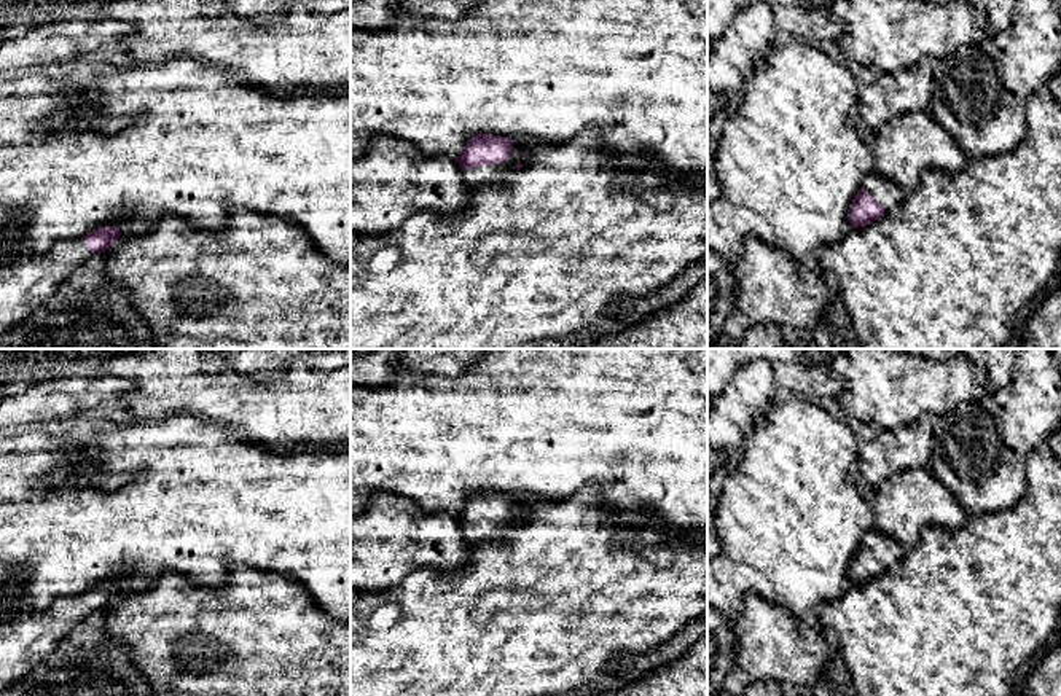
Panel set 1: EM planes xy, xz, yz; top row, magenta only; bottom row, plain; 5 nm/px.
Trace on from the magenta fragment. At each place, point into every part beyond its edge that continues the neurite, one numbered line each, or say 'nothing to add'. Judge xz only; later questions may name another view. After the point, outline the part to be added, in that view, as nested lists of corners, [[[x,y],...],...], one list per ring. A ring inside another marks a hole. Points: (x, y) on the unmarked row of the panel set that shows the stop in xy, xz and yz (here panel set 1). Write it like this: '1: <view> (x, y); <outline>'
1: xz (473, 534); [[[513,502],[510,516],[495,522],[484,522],[476,526],[464,526],[464,537],[468,543],[475,545],[484,540],[502,537],[513,527],[513,514],[519,510],[519,503]]]

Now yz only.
1: yz (888, 551); [[[871,529],[863,537],[862,545],[884,565],[884,570],[894,569],[905,553],[895,540],[883,535],[876,529]]]

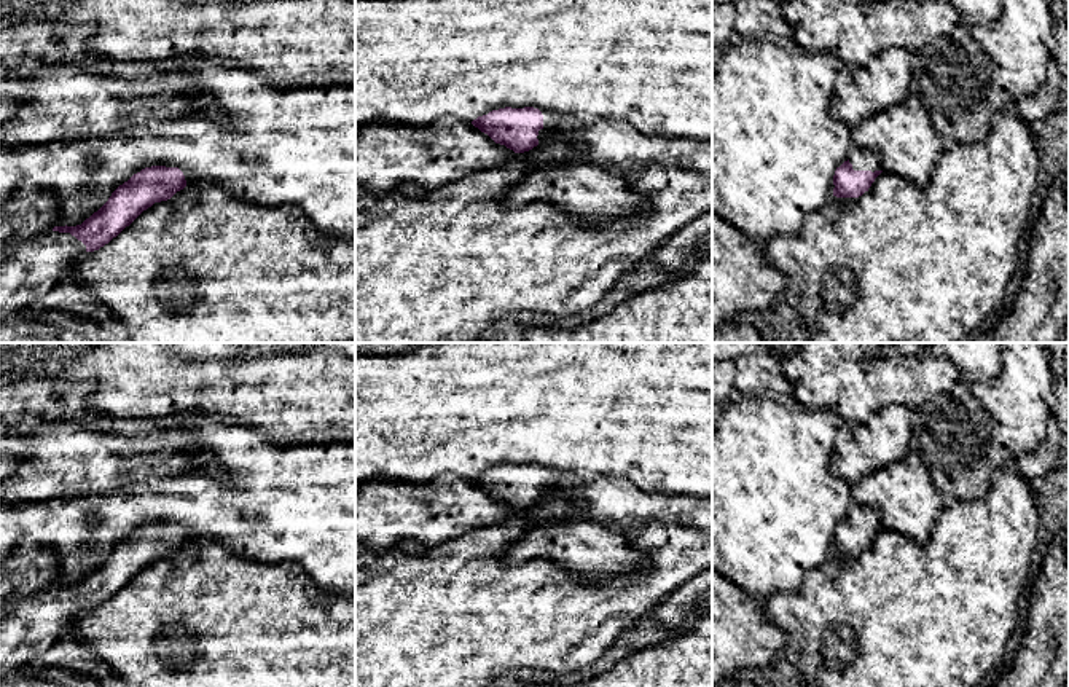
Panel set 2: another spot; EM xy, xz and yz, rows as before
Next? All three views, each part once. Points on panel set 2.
1: xy (39, 622); [[[46,588],[24,599],[0,620],[0,681],[46,654],[72,634],[75,617],[86,603],[70,590]]]
2: yz (862, 517); [[[856,504],[849,512],[849,520],[854,528],[881,528],[881,513],[875,507],[863,507]]]

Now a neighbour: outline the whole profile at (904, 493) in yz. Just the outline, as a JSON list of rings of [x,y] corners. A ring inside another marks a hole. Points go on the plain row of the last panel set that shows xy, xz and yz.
[[[916,454],[868,473],[851,485],[851,493],[856,504],[879,510],[883,529],[921,545],[948,502]]]

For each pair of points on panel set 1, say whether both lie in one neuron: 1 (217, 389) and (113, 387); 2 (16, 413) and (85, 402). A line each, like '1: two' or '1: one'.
1: two
2: one

